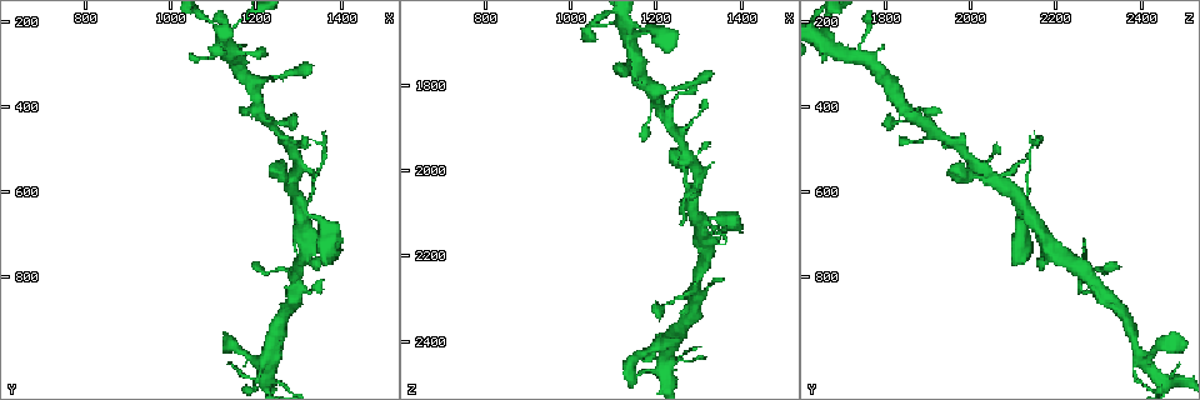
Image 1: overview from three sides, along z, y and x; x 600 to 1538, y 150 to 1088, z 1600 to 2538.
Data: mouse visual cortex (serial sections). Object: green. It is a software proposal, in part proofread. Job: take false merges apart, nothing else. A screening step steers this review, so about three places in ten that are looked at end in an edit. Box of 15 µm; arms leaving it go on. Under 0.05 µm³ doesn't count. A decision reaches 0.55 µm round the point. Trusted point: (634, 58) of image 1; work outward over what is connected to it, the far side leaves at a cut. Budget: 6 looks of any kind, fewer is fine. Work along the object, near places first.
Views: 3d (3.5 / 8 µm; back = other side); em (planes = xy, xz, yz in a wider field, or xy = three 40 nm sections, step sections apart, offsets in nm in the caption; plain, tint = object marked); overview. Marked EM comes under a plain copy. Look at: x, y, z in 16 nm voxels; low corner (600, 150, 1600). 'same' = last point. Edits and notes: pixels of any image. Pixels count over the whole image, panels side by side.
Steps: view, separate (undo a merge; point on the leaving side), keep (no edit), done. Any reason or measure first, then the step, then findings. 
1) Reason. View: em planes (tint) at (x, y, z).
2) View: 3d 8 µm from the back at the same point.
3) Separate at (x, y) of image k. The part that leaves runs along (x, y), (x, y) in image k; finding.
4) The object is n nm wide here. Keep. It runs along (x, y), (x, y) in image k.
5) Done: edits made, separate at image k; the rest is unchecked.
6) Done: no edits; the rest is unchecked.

Calibre changes. View: 3d 8 µm at (1260, 435, 1820).

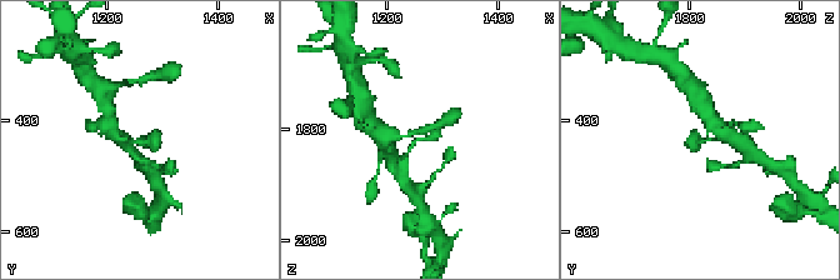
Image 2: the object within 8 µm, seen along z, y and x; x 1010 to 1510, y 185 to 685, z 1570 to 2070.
Shape alone is not enough. View: em xy step 1 (tint) at (1260, 440, 1815).

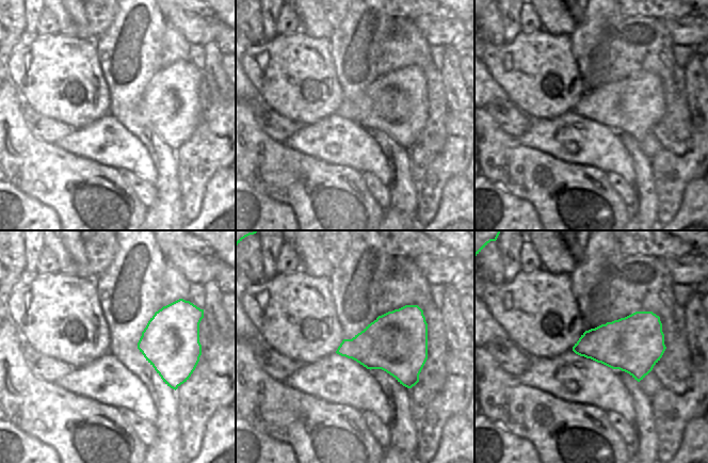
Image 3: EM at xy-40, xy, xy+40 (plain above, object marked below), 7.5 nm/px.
Keep. One cell here.

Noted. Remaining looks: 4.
Abrupt turn. View: 3d 3.5 µm at (1310, 635, 2130).

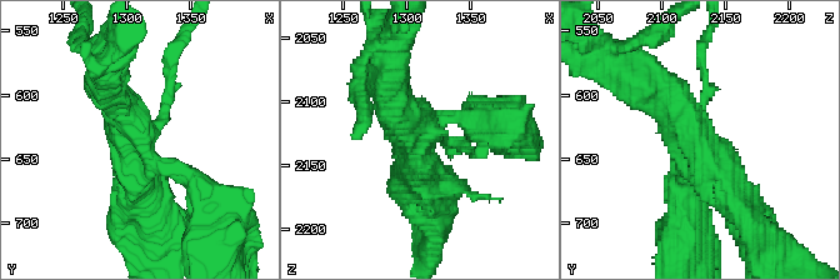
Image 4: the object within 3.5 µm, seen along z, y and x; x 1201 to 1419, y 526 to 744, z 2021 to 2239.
4 arms meet here; the arms are 150, 200, 400, 500 nm wide. View: em xy step 1 (tint) at (1304, 634, 2130).

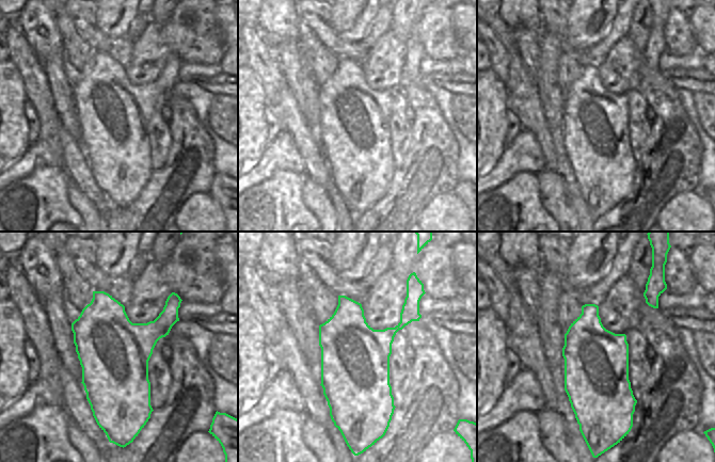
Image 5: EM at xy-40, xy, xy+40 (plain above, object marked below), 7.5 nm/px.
Separate at (170, 68) of image 4. A second cell is stuck on.

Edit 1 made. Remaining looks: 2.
Done: edits made, separate at image 4; the rest is unchecked.

